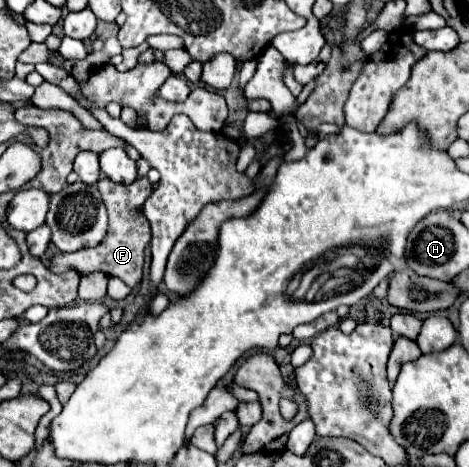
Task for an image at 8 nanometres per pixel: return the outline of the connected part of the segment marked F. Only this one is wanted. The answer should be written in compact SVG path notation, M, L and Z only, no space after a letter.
M139 177L131 185L117 185L111 183L111 179L99 179L97 183L103 203L109 213L109 231L105 239L93 247L93 249L81 249L75 253L57 253L51 257L49 269L53 273L65 273L69 269L75 269L81 275L89 275L95 271L103 271L105 275L119 277L125 285L137 287L143 279L143 259L145 259L145 247L151 241L151 229L143 215L139 215L139 209L147 201L147 197L153 191L153 185L147 177Z

